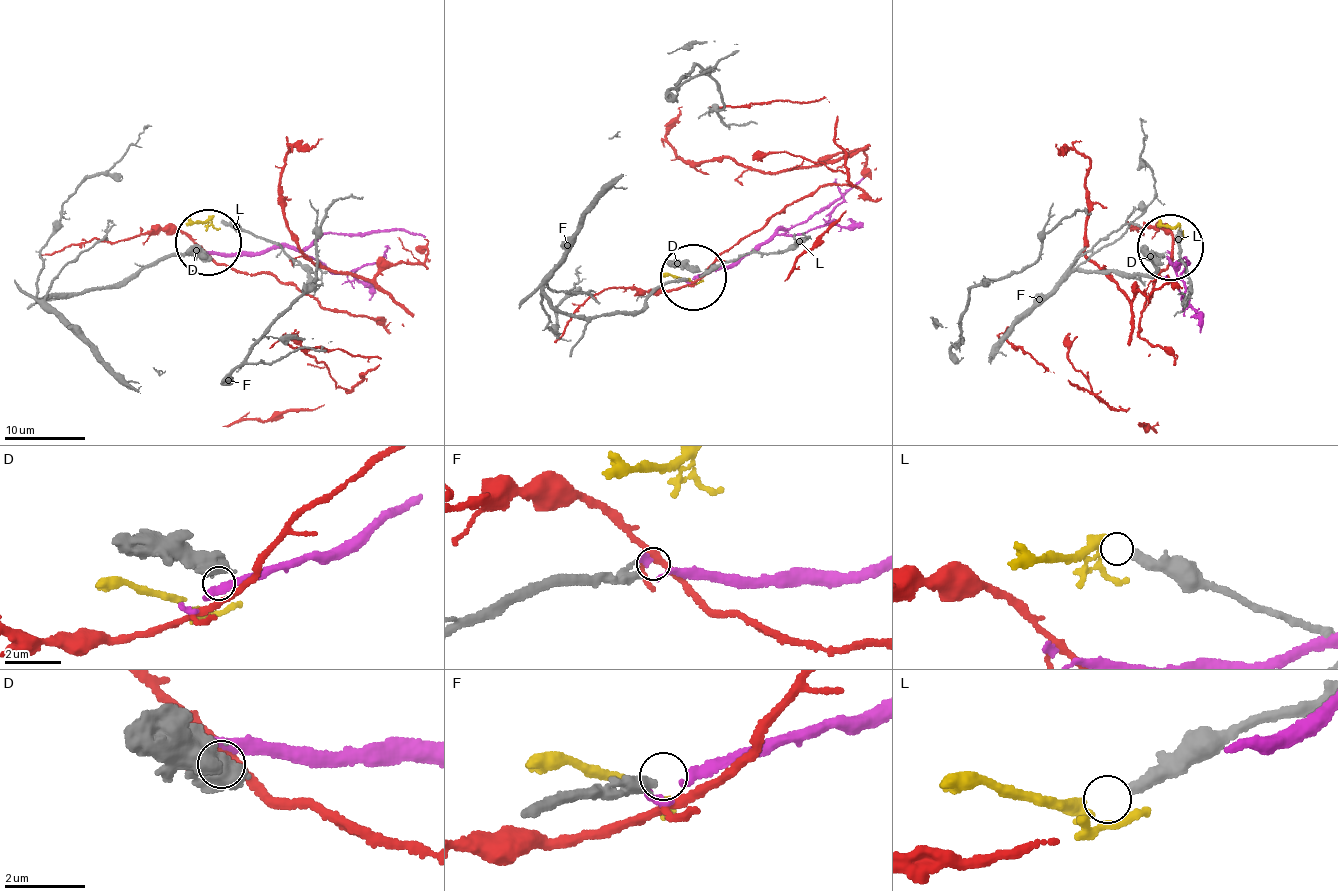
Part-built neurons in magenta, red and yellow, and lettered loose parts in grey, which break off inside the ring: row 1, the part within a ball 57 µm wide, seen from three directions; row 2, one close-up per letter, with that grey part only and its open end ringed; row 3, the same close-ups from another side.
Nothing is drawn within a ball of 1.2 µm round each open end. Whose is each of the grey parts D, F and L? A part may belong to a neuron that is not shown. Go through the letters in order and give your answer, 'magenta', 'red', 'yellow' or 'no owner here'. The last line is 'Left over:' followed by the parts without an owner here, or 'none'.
D: no owner here
F: magenta
L: yellow
Left over: D

